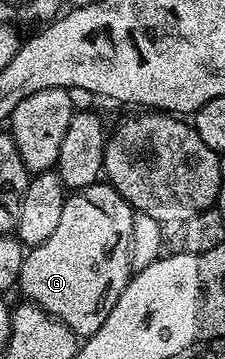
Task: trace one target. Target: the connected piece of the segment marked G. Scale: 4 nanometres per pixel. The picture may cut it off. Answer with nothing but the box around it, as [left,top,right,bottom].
[17,182,135,338]

